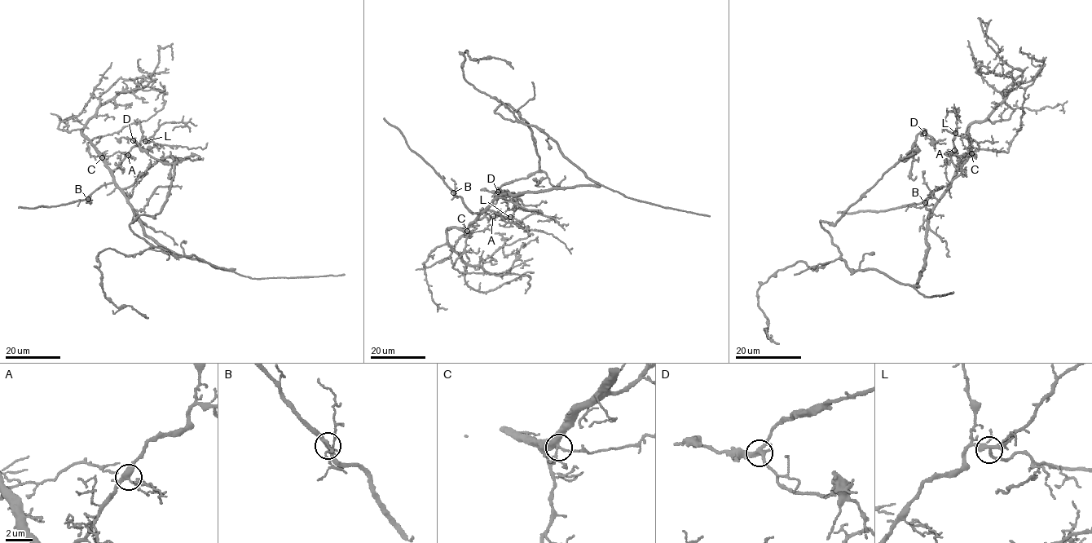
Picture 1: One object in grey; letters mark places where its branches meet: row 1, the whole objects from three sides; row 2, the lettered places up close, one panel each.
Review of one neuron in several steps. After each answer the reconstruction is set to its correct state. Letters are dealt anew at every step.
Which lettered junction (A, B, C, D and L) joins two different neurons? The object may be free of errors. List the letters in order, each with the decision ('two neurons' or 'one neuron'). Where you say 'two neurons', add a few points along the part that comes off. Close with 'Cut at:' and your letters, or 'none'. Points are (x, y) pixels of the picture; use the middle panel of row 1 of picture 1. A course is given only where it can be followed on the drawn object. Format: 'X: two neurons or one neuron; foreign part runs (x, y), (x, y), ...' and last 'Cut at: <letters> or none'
A: one neuron
B: one neuron
C: one neuron
D: one neuron
L: one neuron
Cut at: none

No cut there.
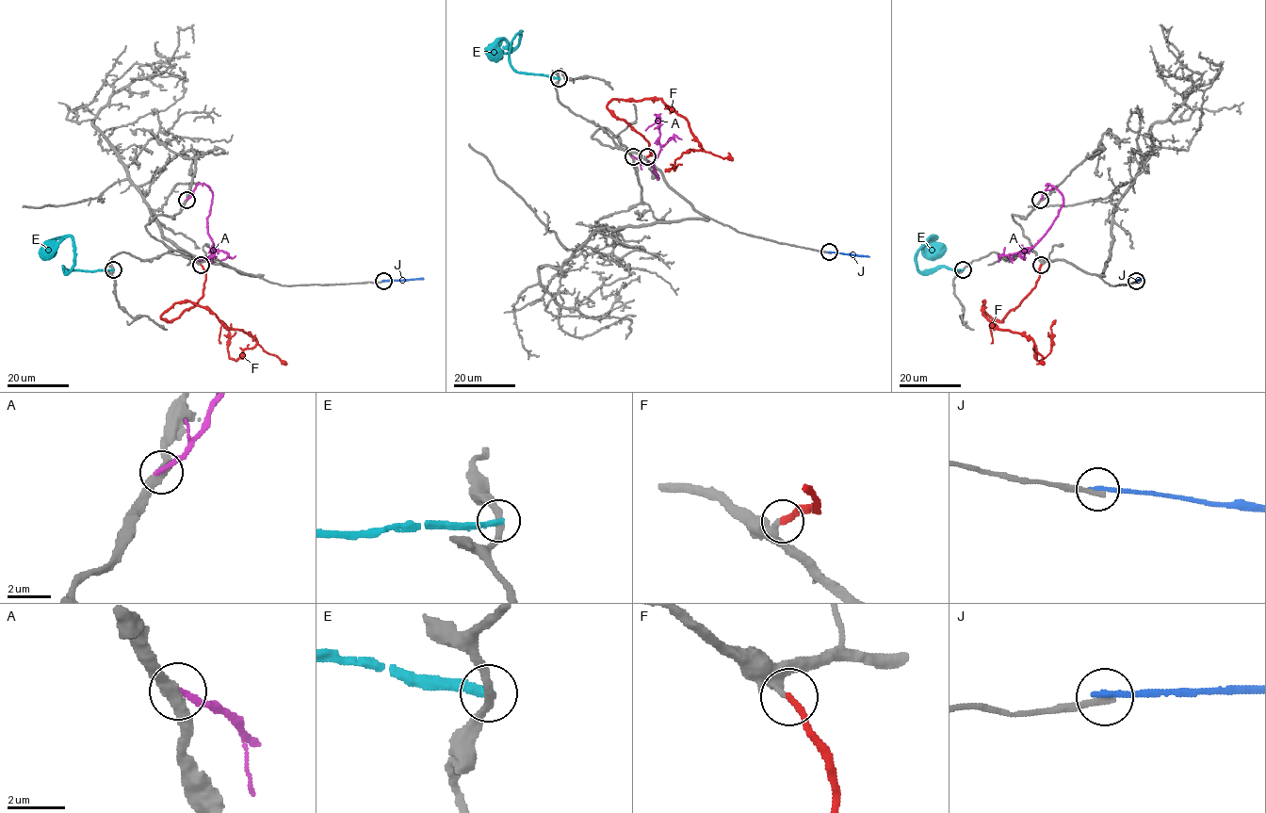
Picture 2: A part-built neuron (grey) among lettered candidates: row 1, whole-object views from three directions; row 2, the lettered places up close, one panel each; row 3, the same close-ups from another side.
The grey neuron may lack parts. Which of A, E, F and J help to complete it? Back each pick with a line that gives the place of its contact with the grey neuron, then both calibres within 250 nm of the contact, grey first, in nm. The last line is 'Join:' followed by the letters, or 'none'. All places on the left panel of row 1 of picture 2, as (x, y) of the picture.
F: meets grey at (201, 265); 200 nm thick on the grey side, 260 nm on the other
Join: F

